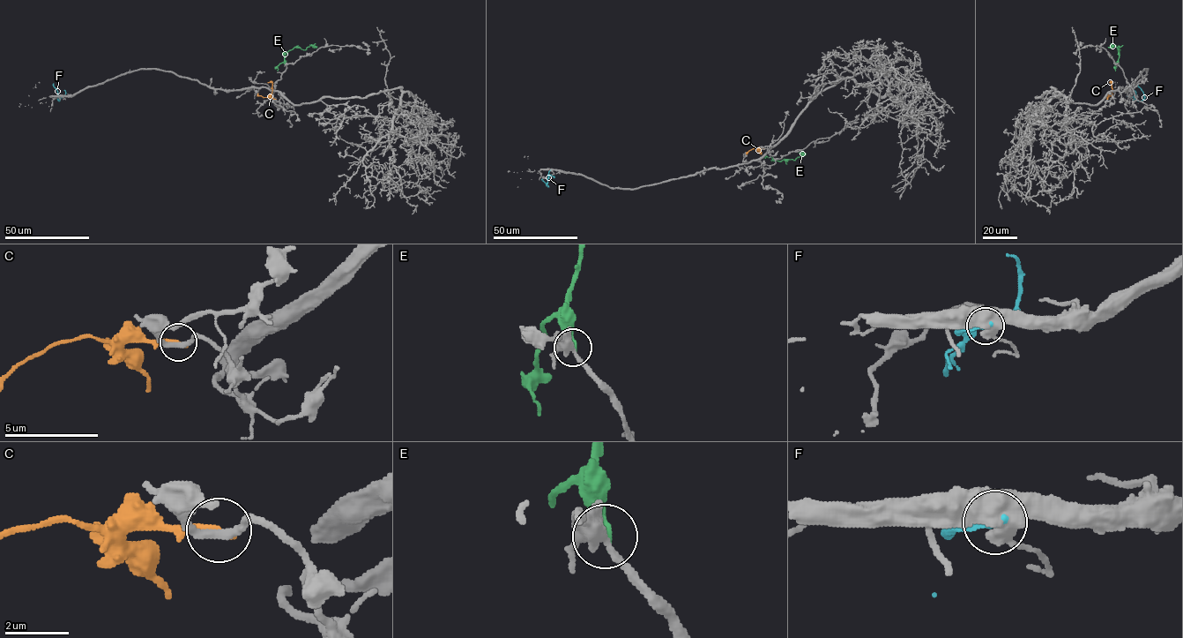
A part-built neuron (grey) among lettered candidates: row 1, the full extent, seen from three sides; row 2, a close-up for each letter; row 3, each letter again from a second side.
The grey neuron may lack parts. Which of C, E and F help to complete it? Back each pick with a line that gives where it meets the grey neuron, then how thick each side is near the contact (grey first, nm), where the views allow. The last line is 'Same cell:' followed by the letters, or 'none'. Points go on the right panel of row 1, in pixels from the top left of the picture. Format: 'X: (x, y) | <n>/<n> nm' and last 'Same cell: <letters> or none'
E: (1119, 64) | 440/280 nm
Same cell: E

